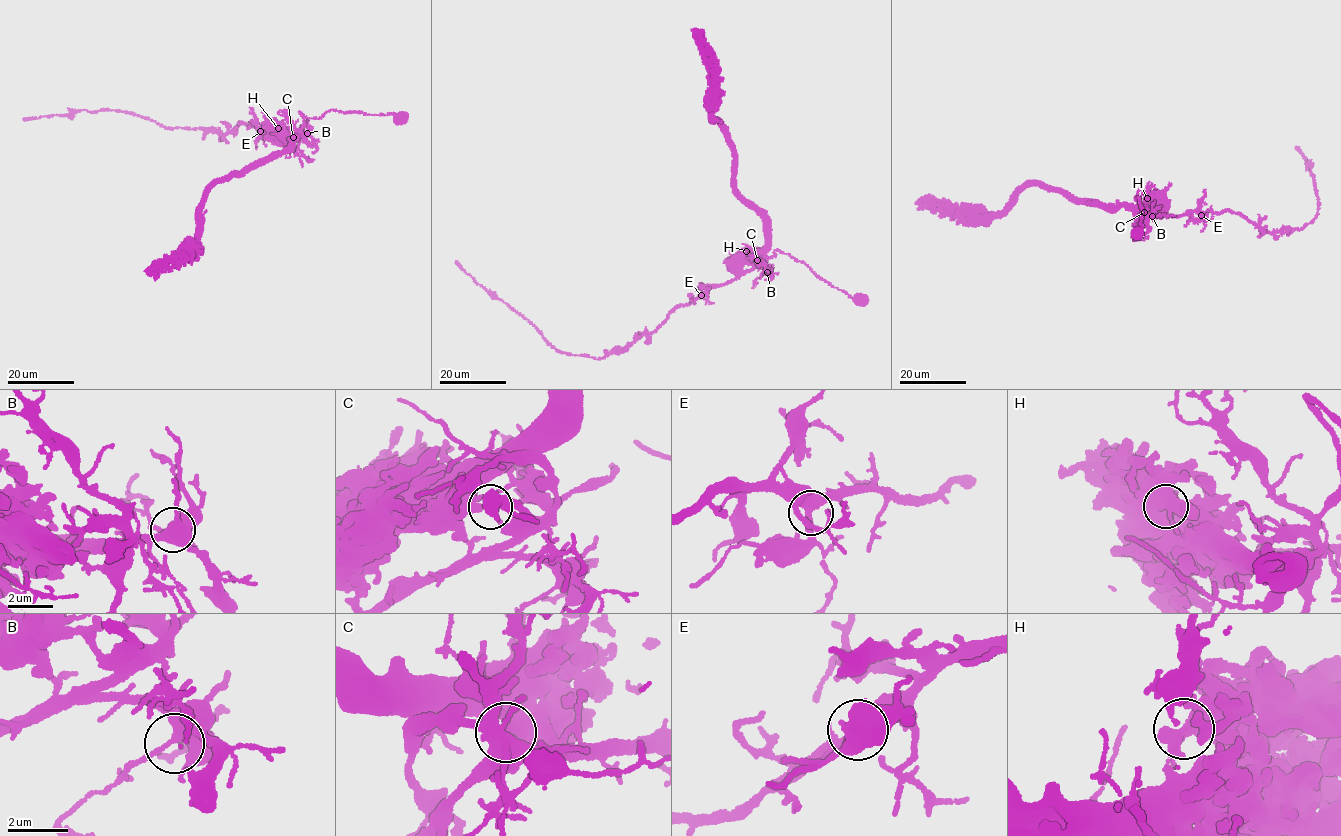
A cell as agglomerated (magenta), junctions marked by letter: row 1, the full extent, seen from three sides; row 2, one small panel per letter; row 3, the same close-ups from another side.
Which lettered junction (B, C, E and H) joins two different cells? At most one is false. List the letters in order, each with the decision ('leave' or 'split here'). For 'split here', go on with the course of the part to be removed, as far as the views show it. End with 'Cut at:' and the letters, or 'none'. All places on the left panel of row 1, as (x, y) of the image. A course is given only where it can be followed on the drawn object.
B: leave
C: split here | (293, 137), (242, 122), (223, 134), (162, 127), (109, 110), (24, 119)
E: leave
H: leave
Cut at: C

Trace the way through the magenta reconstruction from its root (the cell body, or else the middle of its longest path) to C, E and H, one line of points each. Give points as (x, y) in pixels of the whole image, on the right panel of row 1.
C: (1137, 233), (1142, 226), (1143, 210), (1139, 198), (1135, 198), (1141, 188), (1139, 203), (1144, 212)
E: (1137, 233), (1143, 210), (1135, 198), (1140, 188), (1139, 204), (1148, 214), (1193, 211), (1201, 215)
H: (1137, 233), (1142, 226), (1143, 210), (1139, 198), (1135, 198), (1140, 188), (1143, 189), (1140, 207), (1147, 198)

